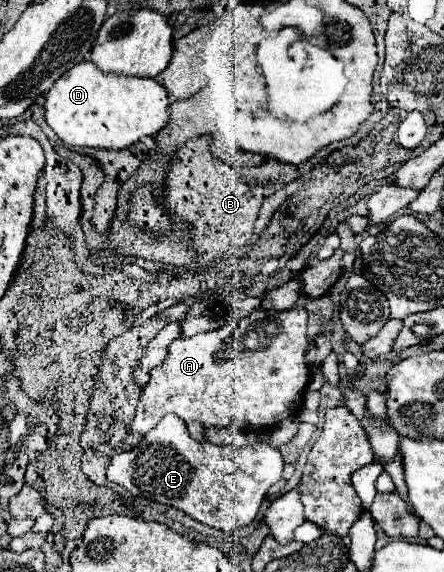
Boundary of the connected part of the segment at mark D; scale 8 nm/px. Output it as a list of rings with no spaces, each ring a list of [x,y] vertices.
[[[92,62],[70,68],[44,94],[44,118],[68,148],[120,150],[136,144],[144,136],[154,136],[168,124],[168,94],[152,78],[132,78],[106,74]]]

